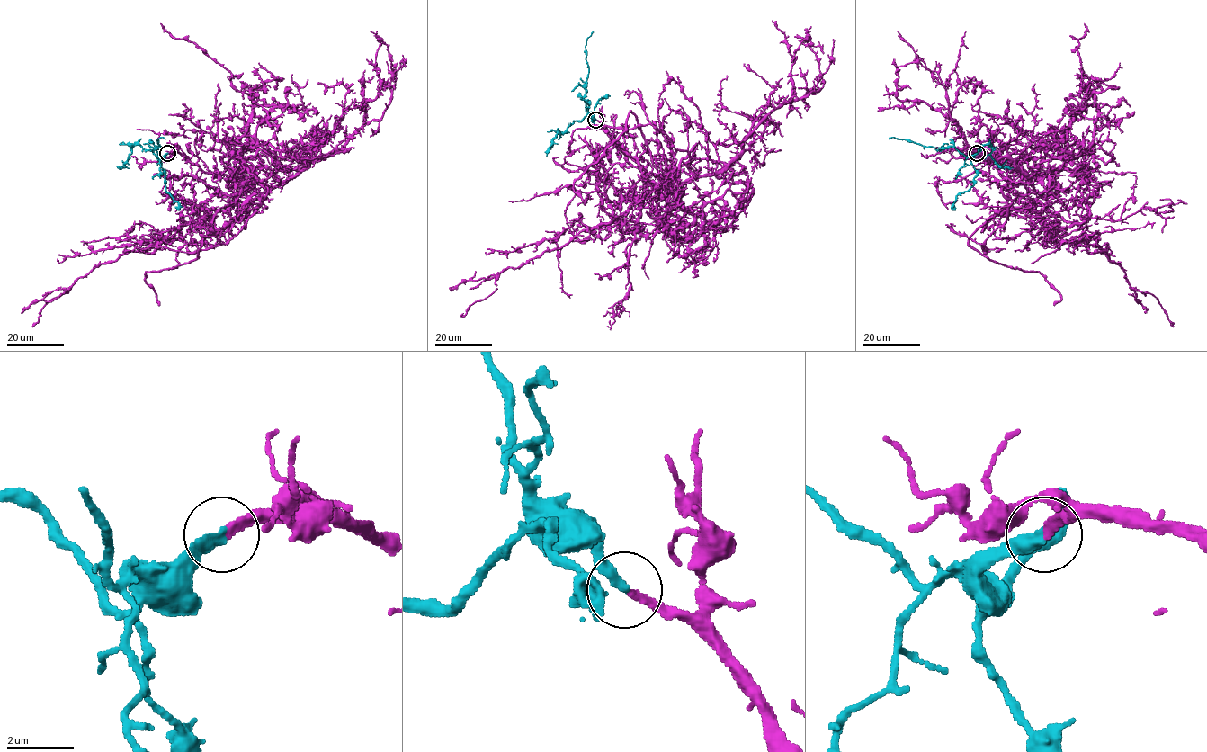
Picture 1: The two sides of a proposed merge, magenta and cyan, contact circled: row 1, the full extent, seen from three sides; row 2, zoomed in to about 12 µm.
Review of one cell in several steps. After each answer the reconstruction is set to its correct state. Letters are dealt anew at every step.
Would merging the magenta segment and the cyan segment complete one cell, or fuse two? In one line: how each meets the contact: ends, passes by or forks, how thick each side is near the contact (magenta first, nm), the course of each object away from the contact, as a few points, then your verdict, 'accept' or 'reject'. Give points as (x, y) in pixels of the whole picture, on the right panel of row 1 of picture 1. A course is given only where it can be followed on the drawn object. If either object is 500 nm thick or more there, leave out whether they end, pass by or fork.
magenta ends there; cyan ends there; 240 nm thick on the magenta side, 360 nm on the other; magenta runs (977, 153), (1045, 175), (1050, 190), (1035, 214), (1062, 239), (1104, 251), (1132, 288), (1157, 299), (1170, 324); cyan runs (977, 153), (966, 157), (951, 146), (924, 147), (907, 139), (889, 138); accept

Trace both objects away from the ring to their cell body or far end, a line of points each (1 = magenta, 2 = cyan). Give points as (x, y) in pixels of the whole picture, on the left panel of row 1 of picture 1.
1: (167, 153), (227, 175), (248, 197), (241, 210), (197, 242), (100, 264), (35, 324)
2: (167, 153), (158, 157), (156, 147), (160, 147), (156, 139), (165, 138)

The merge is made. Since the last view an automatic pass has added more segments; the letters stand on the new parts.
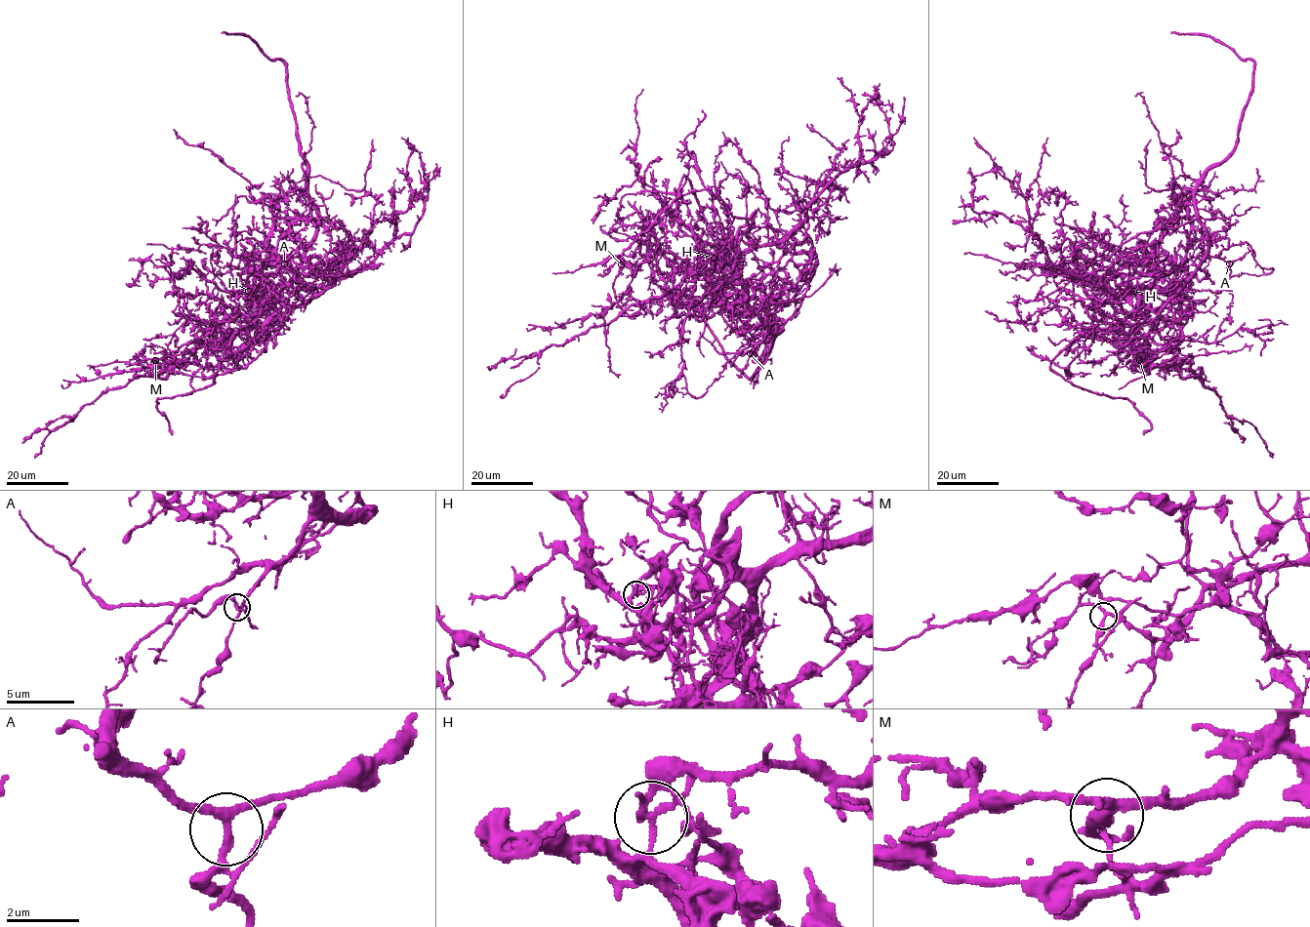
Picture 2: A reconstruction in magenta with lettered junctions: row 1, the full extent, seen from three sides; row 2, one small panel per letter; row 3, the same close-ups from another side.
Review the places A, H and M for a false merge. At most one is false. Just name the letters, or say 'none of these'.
H

